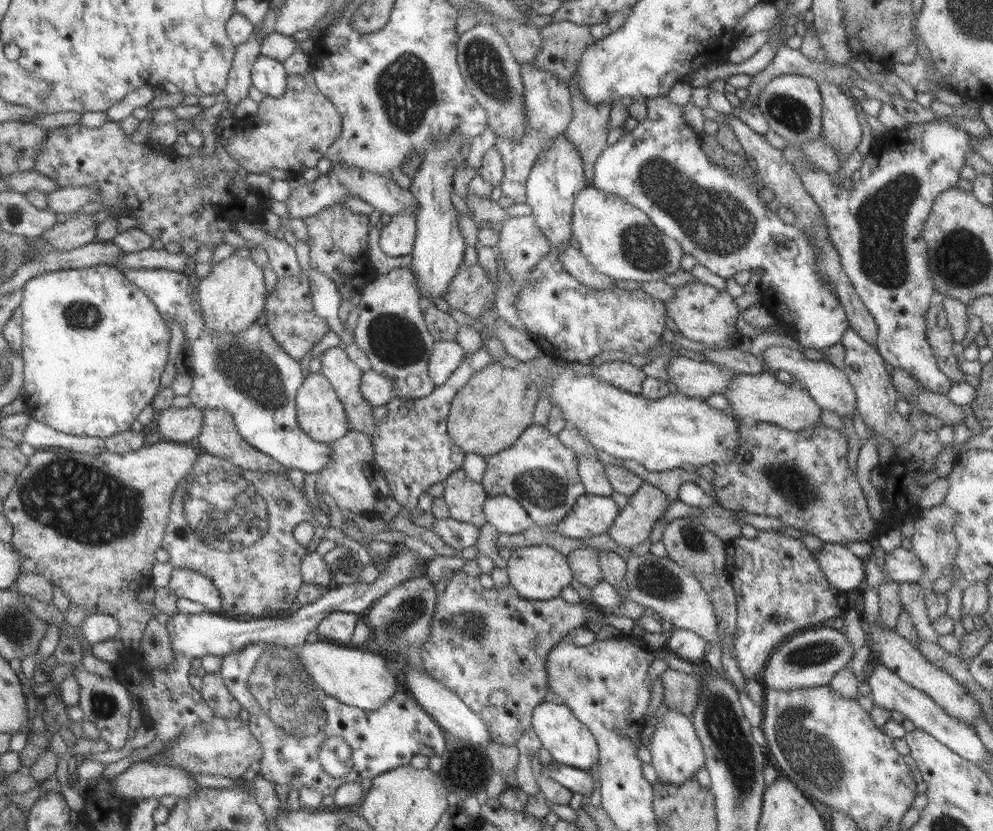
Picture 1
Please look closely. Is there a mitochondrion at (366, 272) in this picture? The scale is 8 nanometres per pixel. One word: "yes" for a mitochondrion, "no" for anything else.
no

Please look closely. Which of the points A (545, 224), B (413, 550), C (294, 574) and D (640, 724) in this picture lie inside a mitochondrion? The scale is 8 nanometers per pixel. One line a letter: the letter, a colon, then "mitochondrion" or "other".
A: other
B: other
C: other
D: other

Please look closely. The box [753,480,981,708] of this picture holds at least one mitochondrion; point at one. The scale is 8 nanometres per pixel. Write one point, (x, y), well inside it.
(816, 652)

